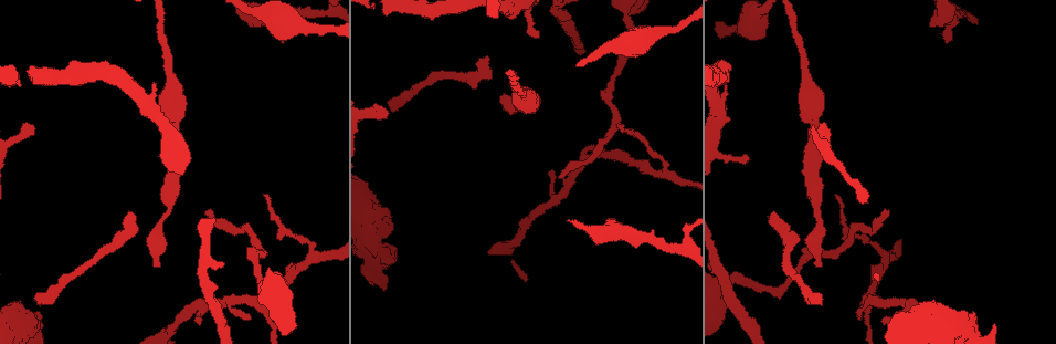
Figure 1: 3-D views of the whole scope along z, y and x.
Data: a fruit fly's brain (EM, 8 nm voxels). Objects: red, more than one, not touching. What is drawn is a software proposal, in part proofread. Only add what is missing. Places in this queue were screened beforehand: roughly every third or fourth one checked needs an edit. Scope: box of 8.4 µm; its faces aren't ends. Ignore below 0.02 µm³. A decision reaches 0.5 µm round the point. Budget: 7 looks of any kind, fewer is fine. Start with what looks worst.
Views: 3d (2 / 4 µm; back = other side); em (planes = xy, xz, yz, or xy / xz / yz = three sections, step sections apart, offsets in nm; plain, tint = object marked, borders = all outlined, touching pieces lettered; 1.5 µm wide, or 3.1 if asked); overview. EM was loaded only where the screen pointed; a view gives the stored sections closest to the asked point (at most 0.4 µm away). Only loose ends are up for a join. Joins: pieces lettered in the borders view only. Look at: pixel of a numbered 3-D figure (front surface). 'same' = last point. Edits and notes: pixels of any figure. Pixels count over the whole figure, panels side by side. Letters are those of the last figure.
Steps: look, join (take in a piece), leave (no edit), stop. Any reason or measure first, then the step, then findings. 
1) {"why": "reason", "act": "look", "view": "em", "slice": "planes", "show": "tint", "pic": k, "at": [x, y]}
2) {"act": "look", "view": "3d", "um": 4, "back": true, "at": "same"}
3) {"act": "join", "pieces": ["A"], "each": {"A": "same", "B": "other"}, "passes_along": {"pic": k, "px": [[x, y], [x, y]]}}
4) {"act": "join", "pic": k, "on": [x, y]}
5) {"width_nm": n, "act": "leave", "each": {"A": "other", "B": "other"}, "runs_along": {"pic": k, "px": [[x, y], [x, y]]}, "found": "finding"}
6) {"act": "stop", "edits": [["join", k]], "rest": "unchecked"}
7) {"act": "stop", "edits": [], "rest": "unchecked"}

{"act": "look", "view": "em", "slice": "xz", "step": 4, "show": "borders", "pic": 1, "at": [819, 267]}

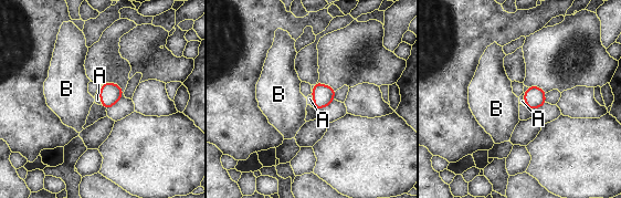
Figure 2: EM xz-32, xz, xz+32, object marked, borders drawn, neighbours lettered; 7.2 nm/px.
{"act": "join", "pieces": ["A"], "each": {"A": "same", "B": "other"}, "passes_along": {"pic": 2, "px": [[534, 97], [524, 97], [522, 101]]}, "found": "the neuron continues"}

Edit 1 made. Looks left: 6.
{"why": "end of a long branch", "act": "look", "view": "em", "slice": "planes", "show": "borders", "pic": 1, "at": [887, 210]}

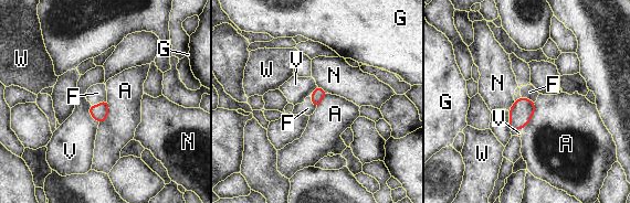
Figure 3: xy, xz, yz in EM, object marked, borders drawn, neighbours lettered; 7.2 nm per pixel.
{"act": "join", "pieces": ["F"], "each": {"A": "other", "F": "same", "G": "other", "N": "other", "V": "other", "W": "other"}, "found": "it goes on there"}

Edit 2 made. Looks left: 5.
{"why": "branch stops here", "act": "look", "view": "em", "slice": "planes", "show": "borders", "pic": 1, "at": [825, 135]}

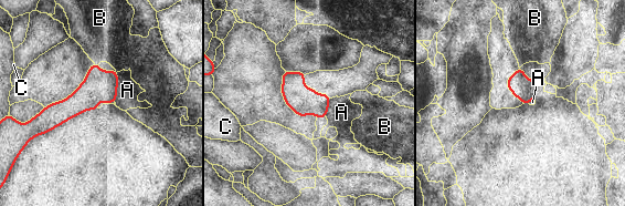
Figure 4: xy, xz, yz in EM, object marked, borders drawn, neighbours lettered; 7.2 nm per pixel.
{"width_nm": 200, "act": "leave", "each": {"A": "other", "B": "other", "C": "other"}, "border": {"pic": 4, "px": [[117, 72], [117, 96], [114, 101]]}, "found": "none of them fits"}

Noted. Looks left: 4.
{"act": "stop", "edits": [["join", 2], ["join", 3]], "rest": "unchecked"}

